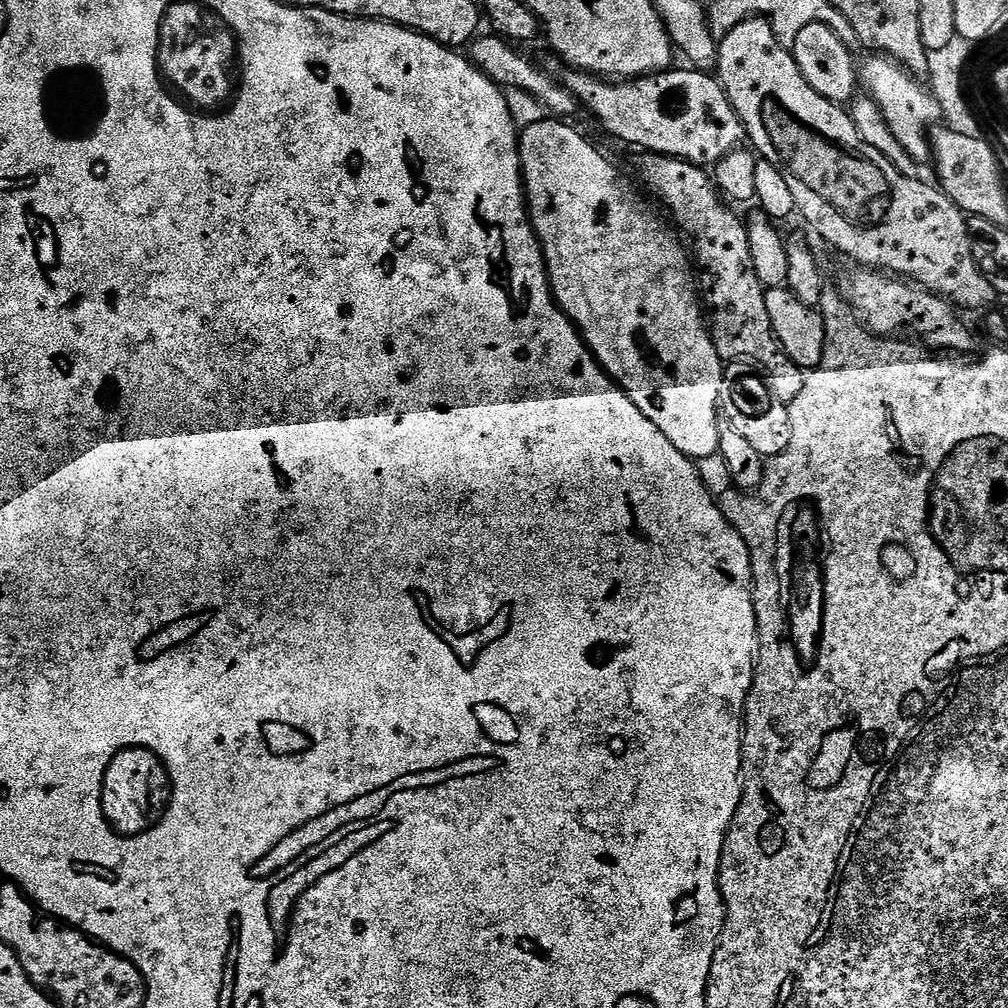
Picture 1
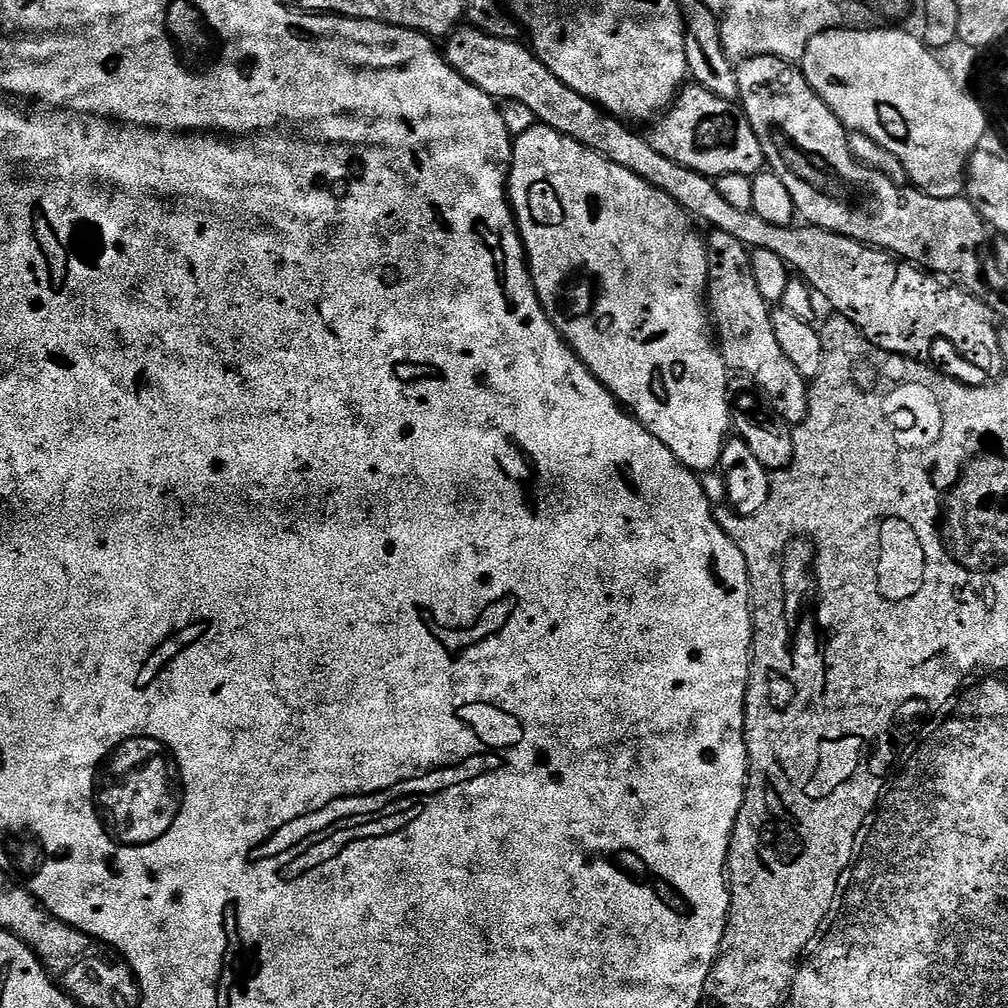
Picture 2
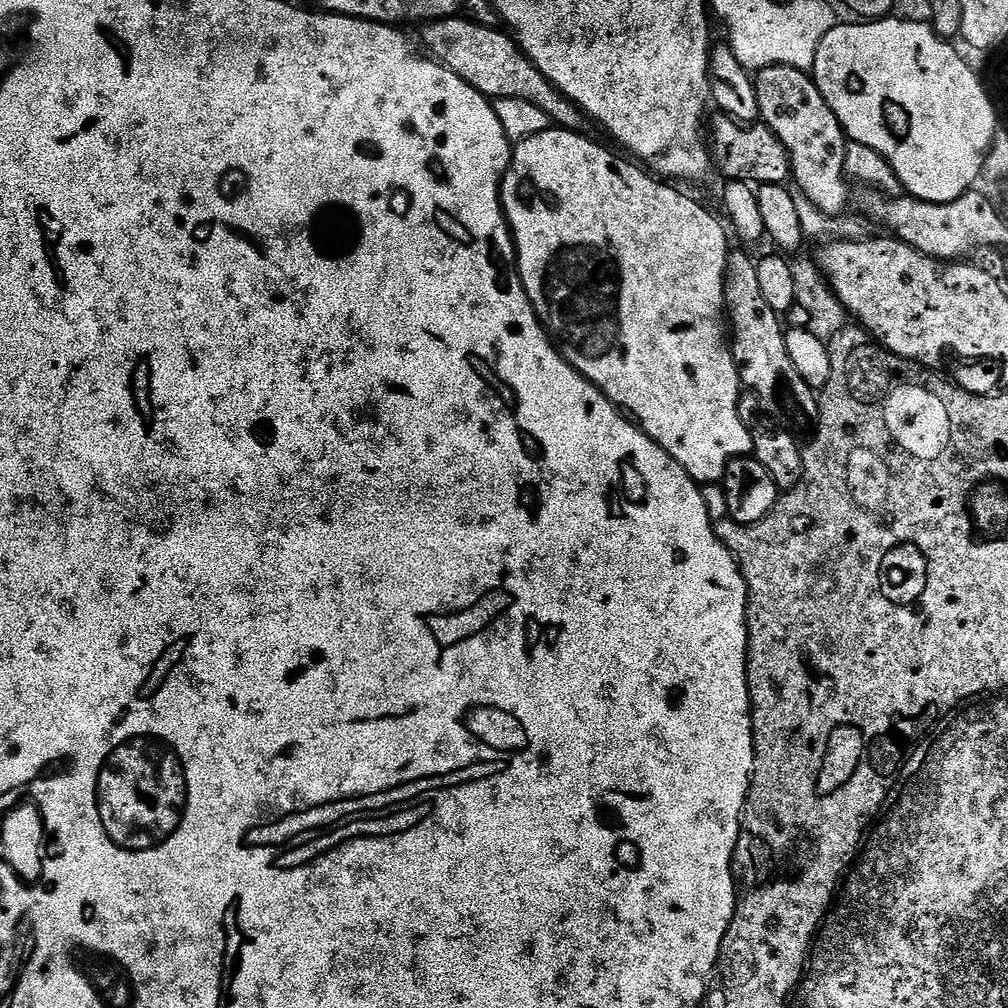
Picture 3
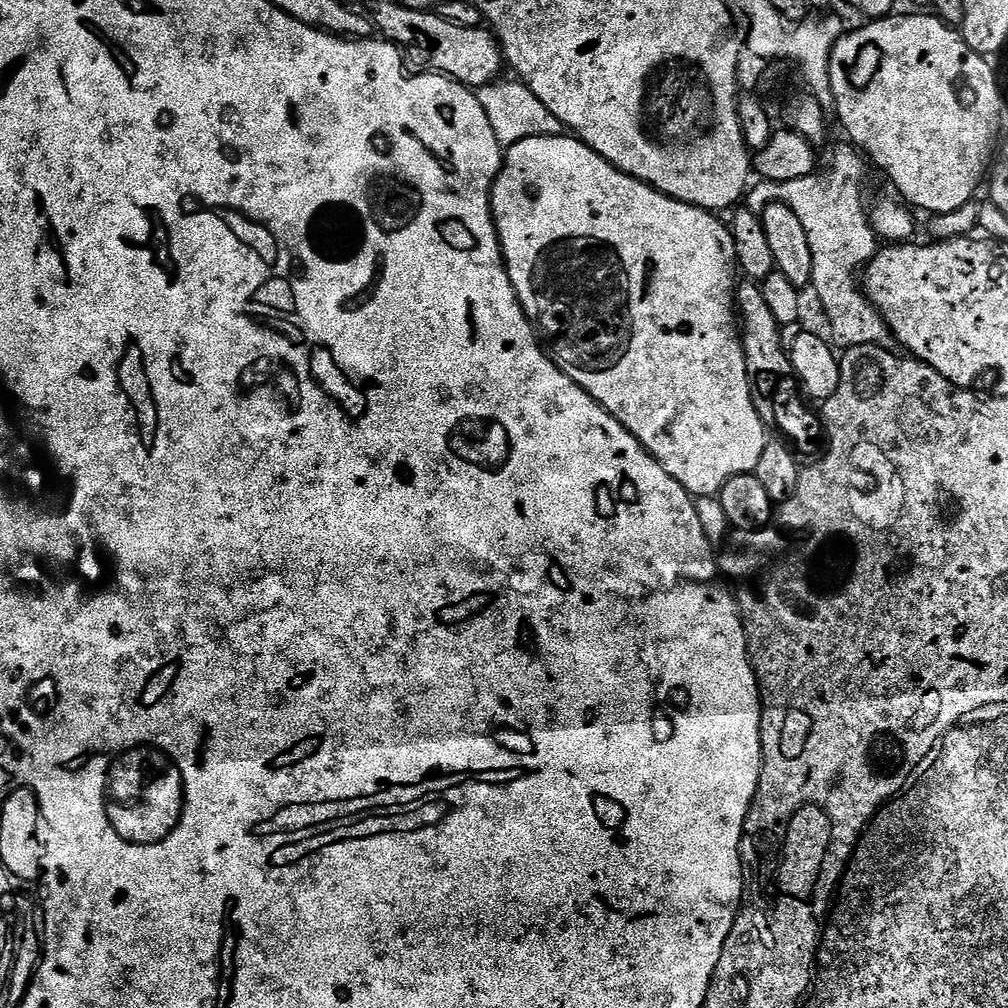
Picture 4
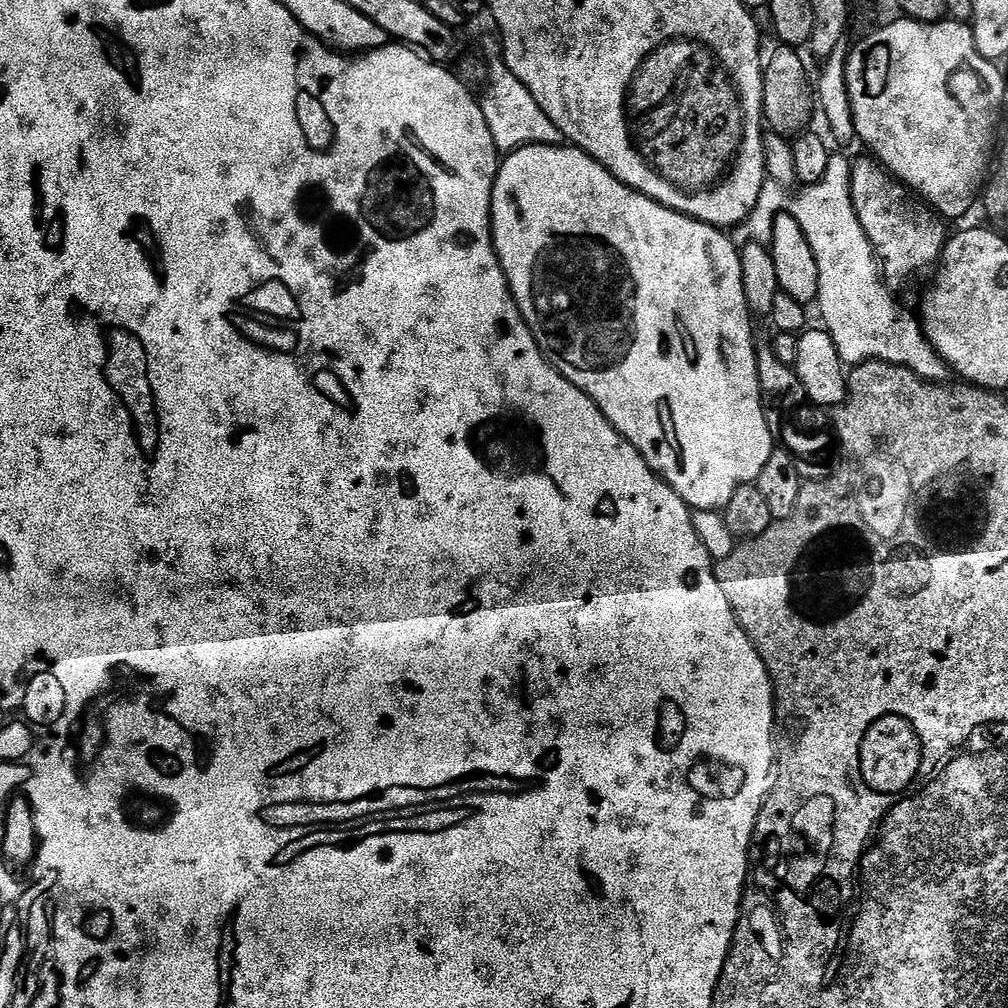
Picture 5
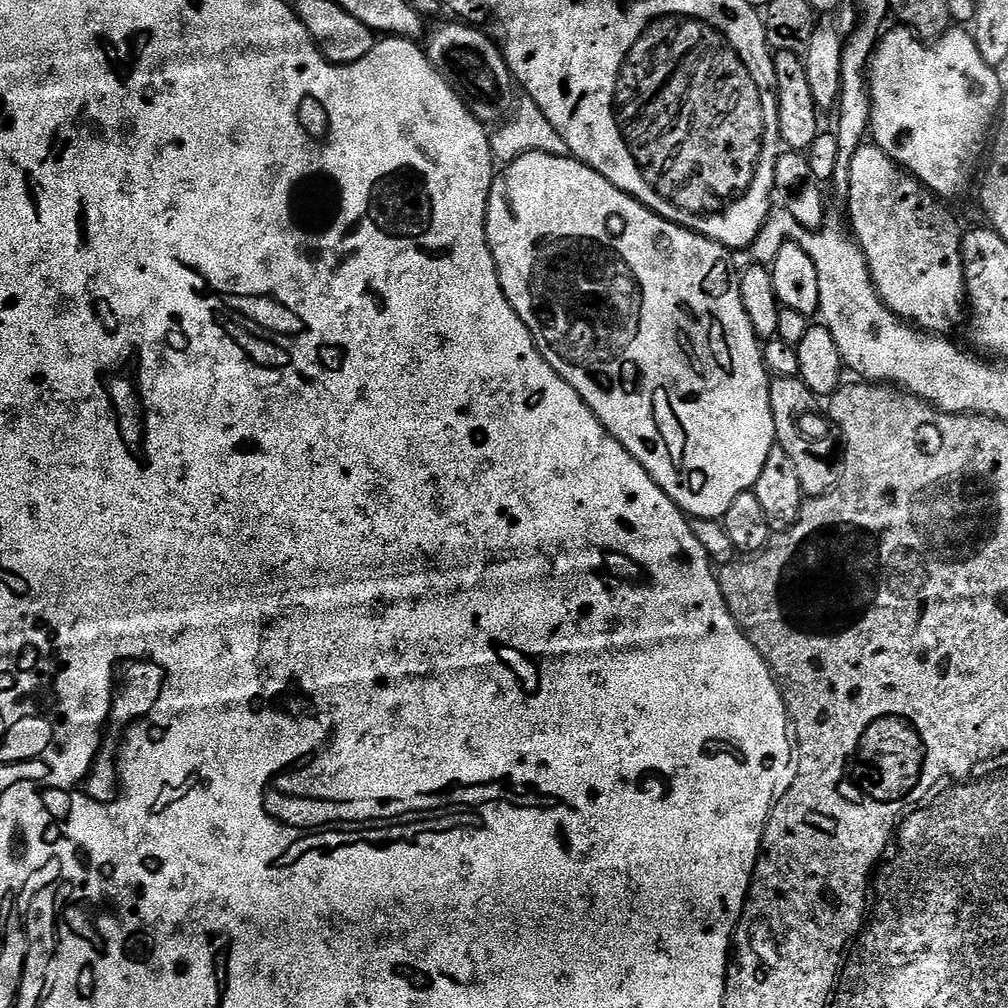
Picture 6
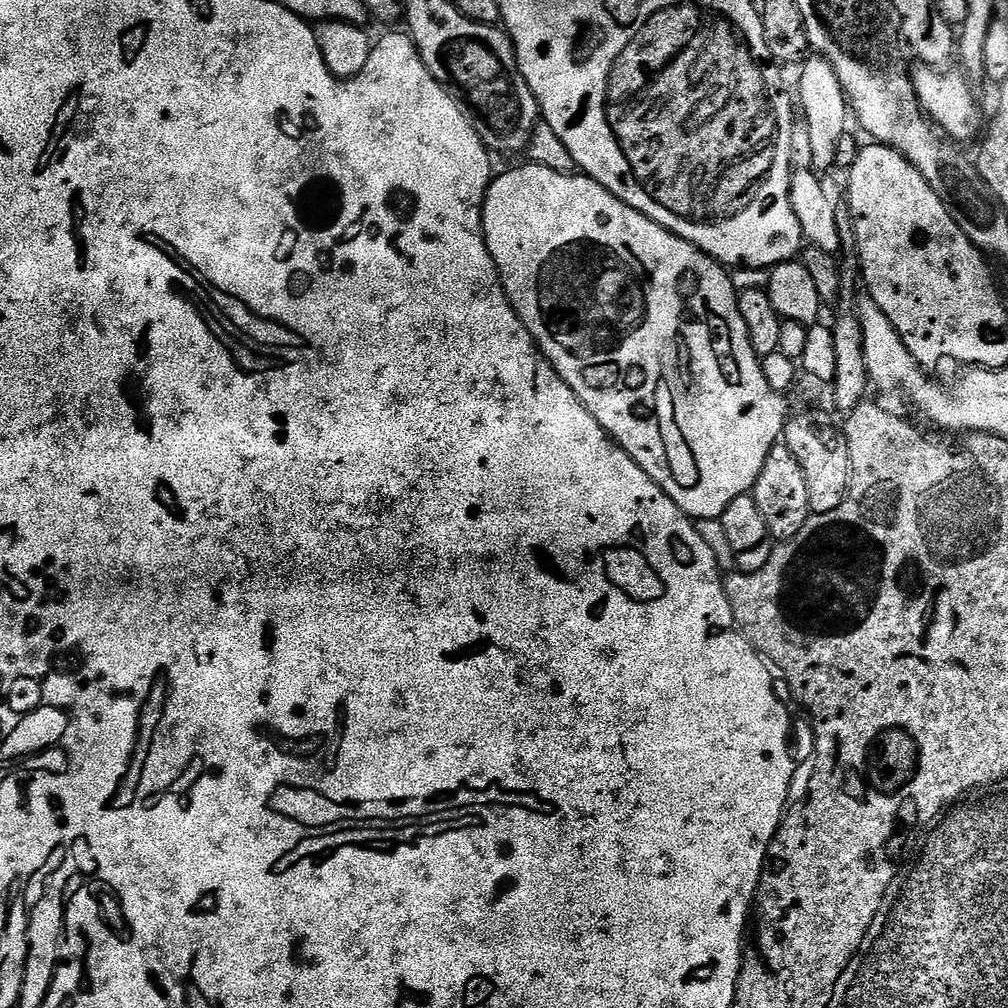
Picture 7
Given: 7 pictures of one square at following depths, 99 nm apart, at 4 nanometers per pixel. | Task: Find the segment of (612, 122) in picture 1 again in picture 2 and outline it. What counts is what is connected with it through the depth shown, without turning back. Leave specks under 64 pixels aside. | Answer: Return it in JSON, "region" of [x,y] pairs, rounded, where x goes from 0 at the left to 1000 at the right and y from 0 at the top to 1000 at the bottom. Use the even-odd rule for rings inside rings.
{"region":[[[687,81],[676,87],[674,95],[667,100],[667,106],[646,127],[642,137],[653,153],[697,175],[709,177],[736,173],[748,176],[759,170],[760,156],[756,141],[752,141],[752,133],[748,133],[748,125],[744,125],[737,110],[727,100],[704,93],[704,89],[695,83]]]}

